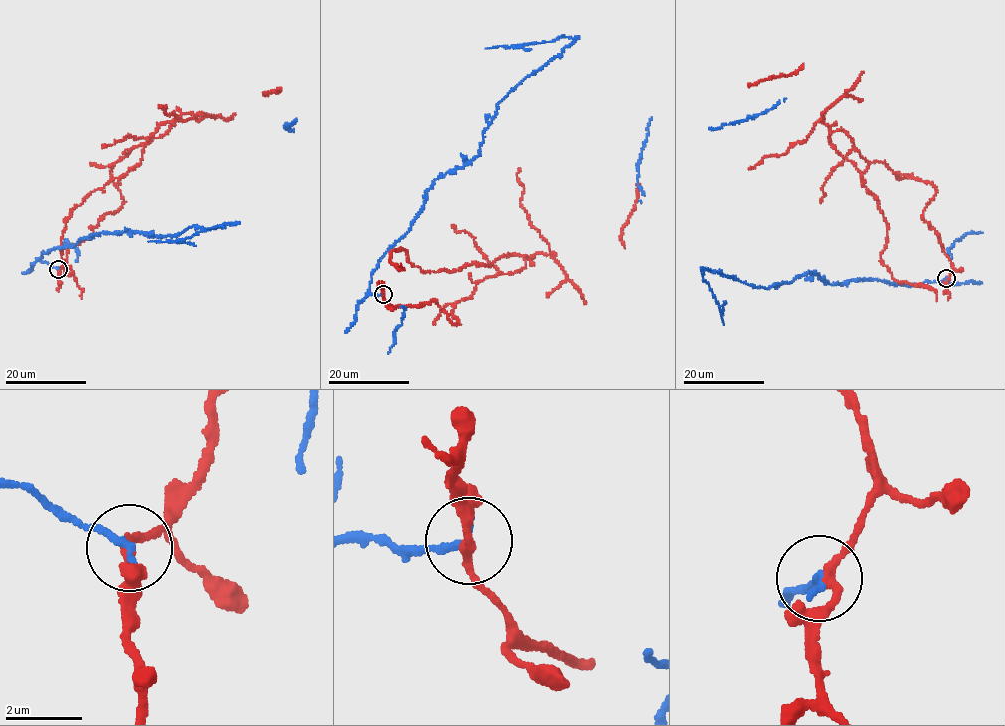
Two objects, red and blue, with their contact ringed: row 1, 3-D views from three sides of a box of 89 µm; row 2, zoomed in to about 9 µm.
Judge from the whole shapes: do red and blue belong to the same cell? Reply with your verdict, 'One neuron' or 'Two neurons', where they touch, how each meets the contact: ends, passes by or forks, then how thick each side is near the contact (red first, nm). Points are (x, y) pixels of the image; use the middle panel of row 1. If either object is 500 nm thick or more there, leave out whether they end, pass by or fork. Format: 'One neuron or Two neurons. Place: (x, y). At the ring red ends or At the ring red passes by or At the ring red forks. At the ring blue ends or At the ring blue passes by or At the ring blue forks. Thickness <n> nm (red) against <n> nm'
Two neurons. Place: (383, 294). At the ring red passes by. At the ring blue ends. Thickness 240 nm (red) against 220 nm

